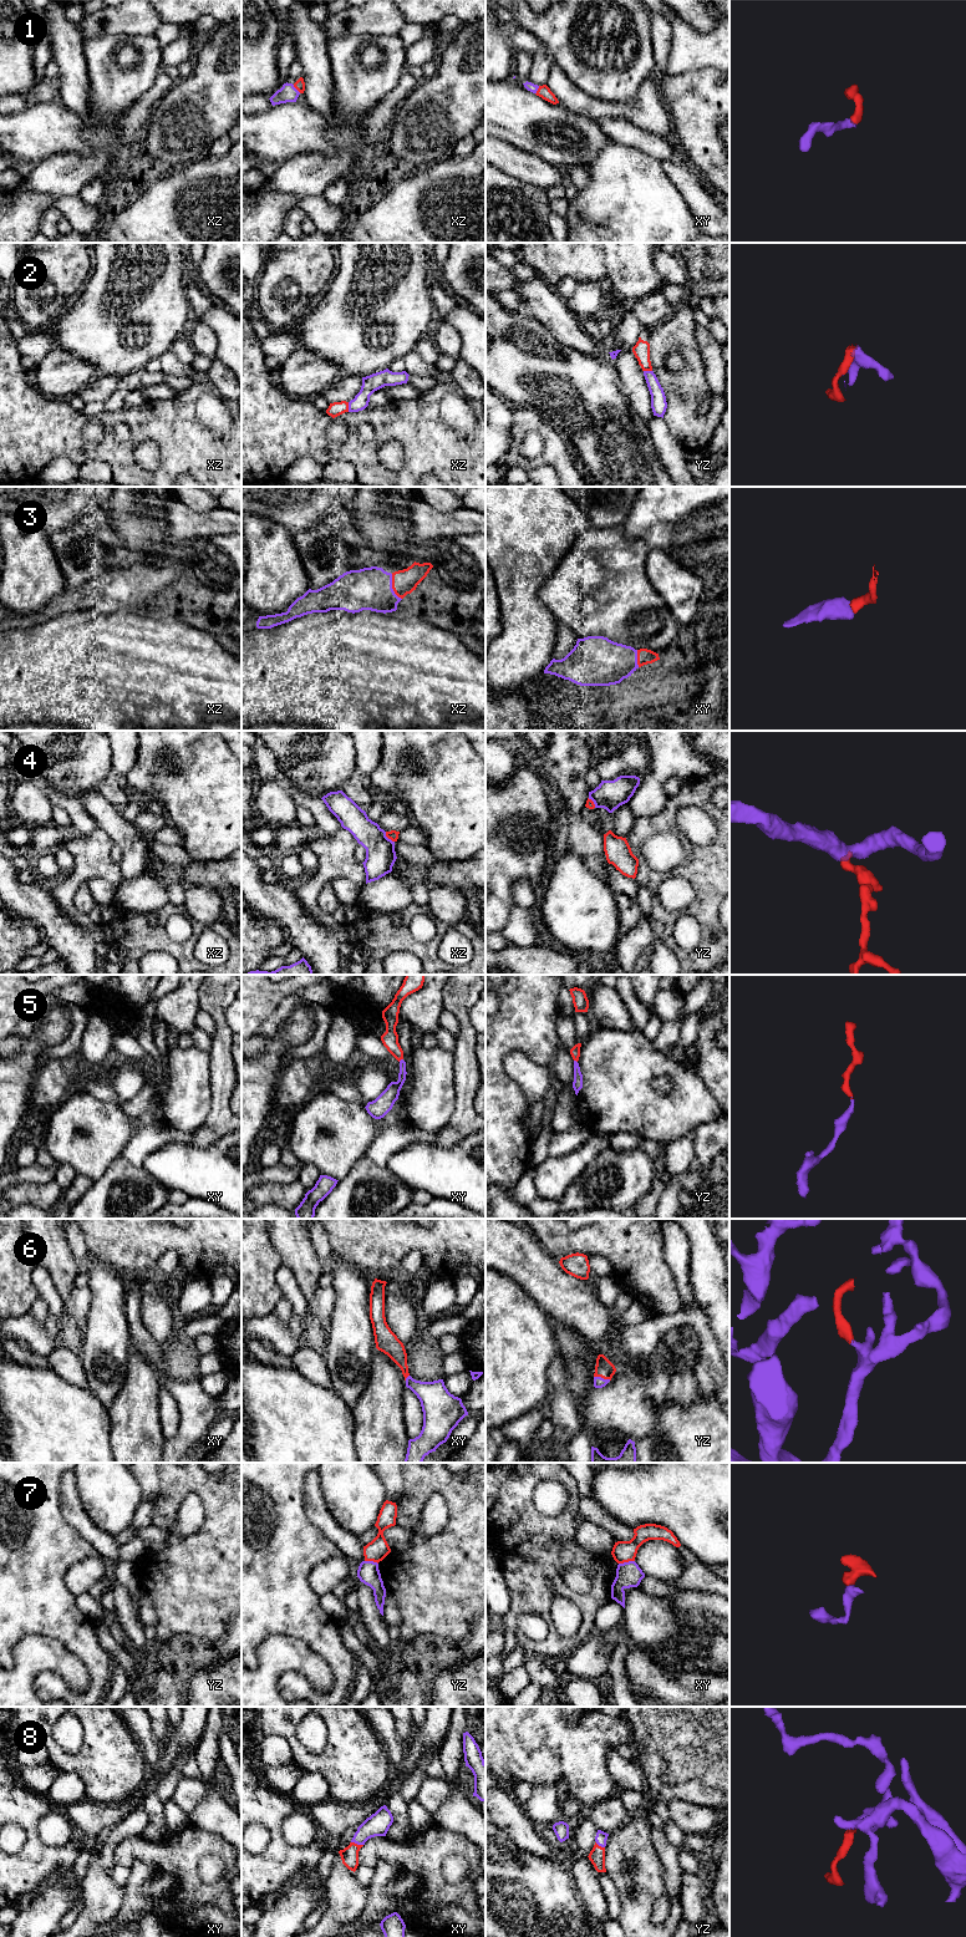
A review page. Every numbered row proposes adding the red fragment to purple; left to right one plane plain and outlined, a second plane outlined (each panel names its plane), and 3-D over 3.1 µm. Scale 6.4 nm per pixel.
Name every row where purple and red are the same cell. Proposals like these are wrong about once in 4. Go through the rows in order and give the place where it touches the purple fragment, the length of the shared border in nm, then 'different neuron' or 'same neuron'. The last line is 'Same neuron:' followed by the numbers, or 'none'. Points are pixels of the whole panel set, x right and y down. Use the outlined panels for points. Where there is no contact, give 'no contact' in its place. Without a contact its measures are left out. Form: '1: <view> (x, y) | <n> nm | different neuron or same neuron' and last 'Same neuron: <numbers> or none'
1: xz (295, 89) | 80 nm | same neuron
2: xz (349, 407) | 60 nm | different neuron
3: xz (391, 586) | 180 nm | same neuron
4: xz (387, 838) | 90 nm | same neuron
5: xy (401, 1059) | 40 nm | same neuron
6: yz (603, 1378) | 110 nm | same neuron
7: xy (626, 1562) | 110 nm | same neuron
8: xy (357, 1844) | 80 nm | same neuron
Same neuron: 1, 3, 4, 5, 6, 7, 8

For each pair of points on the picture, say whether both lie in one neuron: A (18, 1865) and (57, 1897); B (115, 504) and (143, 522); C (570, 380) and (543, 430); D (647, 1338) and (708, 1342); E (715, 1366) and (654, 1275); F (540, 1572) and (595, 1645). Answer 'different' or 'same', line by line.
A: different
B: same
C: different
D: same
E: different
F: different

